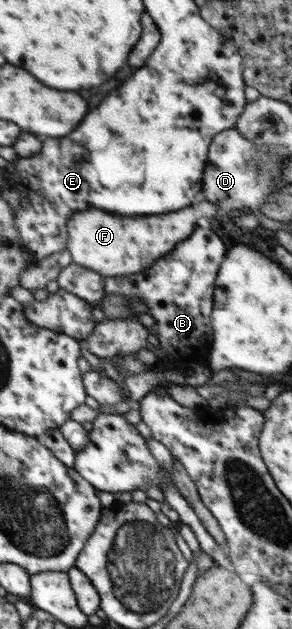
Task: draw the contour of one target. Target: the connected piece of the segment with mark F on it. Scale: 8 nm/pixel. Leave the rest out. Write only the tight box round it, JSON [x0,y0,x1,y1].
[67,200,219,277]

